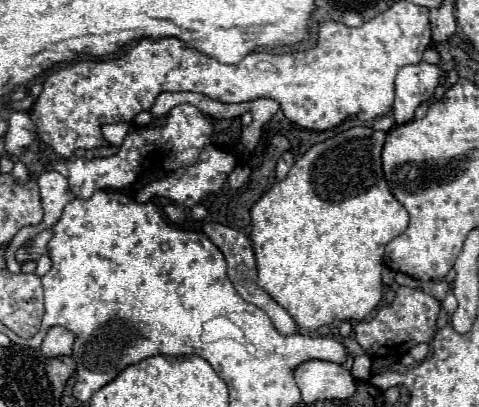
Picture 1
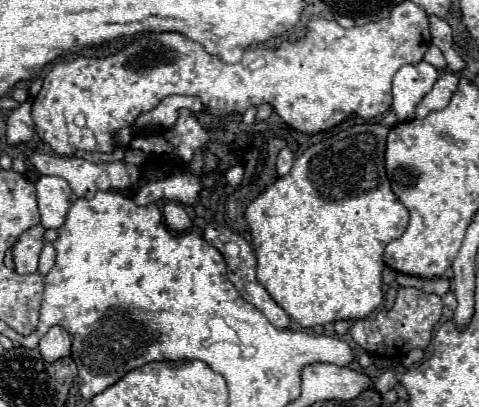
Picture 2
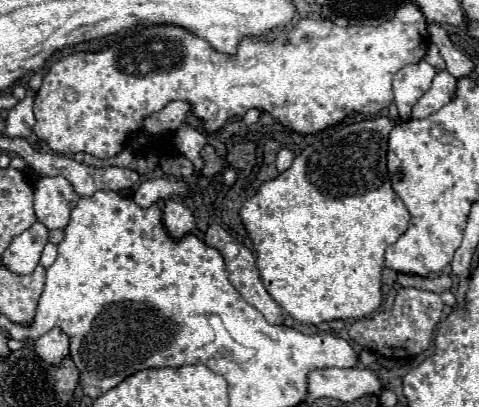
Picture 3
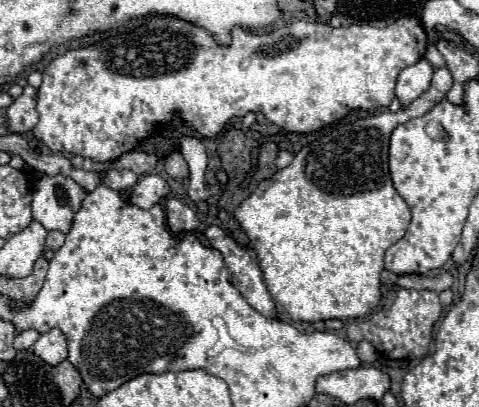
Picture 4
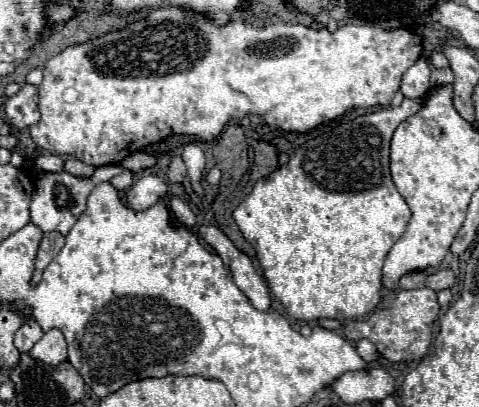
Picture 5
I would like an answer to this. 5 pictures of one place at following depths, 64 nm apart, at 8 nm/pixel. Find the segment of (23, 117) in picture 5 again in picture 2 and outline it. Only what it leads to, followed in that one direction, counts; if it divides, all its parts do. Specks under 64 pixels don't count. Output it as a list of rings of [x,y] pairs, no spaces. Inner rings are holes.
[[[24,102],[8,116],[6,140],[8,144],[16,146],[16,144],[26,144],[32,136],[34,136],[34,122],[30,116],[30,102]]]

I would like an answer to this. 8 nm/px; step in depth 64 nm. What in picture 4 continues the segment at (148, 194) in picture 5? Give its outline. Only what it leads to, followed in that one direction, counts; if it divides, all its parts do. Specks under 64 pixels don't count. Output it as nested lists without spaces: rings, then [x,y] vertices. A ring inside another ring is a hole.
[[[148,174],[148,176],[140,178],[140,182],[134,186],[134,190],[130,194],[130,202],[140,206],[140,208],[152,208],[168,192],[170,192],[170,186],[168,186],[168,182],[162,176]]]

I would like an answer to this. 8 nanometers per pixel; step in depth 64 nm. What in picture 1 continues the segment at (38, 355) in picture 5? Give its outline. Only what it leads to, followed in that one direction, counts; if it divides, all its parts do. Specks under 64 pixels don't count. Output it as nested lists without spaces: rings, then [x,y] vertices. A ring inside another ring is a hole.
[[[52,326],[40,346],[40,350],[46,356],[64,356],[72,354],[72,344],[74,344],[74,334],[62,326]]]

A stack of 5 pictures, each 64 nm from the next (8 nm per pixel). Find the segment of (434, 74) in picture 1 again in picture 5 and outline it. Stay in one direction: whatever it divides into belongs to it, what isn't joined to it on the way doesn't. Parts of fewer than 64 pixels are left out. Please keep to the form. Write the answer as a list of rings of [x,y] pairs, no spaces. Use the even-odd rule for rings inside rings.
[[[420,58],[414,66],[410,66],[400,84],[400,92],[406,98],[422,98],[430,90],[430,64],[426,58]]]

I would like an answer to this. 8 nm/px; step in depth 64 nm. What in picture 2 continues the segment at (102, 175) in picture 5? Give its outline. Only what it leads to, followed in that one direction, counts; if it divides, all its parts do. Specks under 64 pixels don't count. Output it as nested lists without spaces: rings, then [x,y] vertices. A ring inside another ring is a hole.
[[[40,176],[36,182],[36,190],[42,216],[40,224],[44,228],[60,228],[70,204],[76,200],[76,194],[60,176]]]

